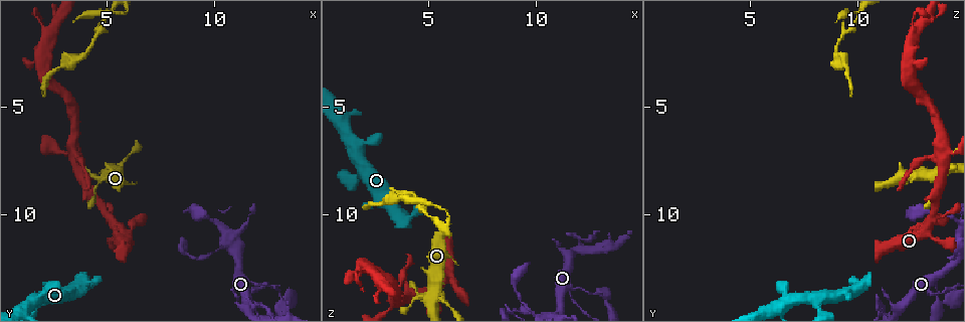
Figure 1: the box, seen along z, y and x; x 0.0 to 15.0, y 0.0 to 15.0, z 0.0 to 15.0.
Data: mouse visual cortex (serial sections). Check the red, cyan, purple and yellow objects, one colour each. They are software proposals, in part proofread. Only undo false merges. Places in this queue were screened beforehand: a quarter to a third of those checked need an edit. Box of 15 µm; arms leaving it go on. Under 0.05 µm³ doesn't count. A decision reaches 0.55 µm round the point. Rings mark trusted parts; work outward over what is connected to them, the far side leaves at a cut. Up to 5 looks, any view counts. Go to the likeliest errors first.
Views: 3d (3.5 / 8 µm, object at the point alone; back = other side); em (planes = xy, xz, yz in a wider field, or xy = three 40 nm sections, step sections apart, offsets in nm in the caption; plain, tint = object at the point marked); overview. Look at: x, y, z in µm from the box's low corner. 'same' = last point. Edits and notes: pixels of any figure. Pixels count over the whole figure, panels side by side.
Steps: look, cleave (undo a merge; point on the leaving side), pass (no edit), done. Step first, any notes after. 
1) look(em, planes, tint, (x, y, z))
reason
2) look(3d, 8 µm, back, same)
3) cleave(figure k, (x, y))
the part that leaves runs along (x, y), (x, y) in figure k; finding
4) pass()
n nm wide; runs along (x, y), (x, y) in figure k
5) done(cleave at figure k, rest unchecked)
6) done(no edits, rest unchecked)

look(3d, 3.5 µm, (11.9, 14.4, 11.1))
abrupt turn

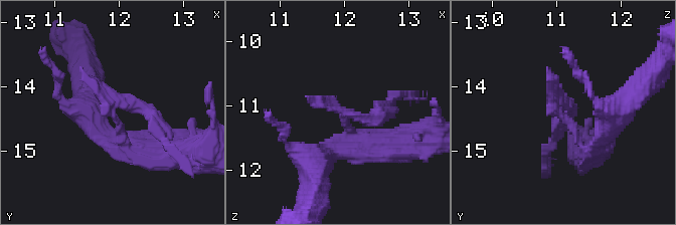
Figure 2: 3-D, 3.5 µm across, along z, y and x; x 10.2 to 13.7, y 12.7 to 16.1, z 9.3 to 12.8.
look(em, xy, step 3, tint, (11.95, 14.25, 11.00))
need the tissue

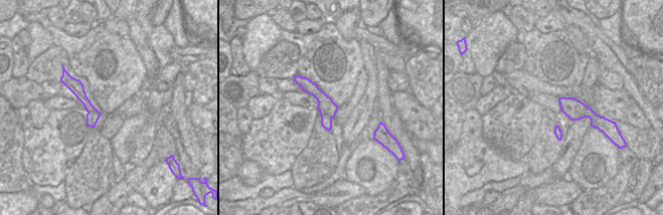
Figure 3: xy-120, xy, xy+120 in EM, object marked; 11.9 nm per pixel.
cleave(figure 2, (377, 117))
the part that leaves runs along (339, 113), (373, 118), (392, 101) in figure 2; a second cell is stuck on

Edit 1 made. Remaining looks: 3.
look(3d, 3.5 µm, (2.3, 1.6, 12.7))
side arm on a straight run

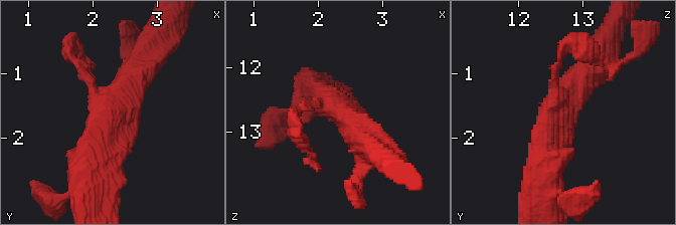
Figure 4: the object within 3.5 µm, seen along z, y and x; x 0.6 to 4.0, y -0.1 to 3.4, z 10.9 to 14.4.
pass()
arms of 150, 450, 600 nm; runs along (90, 181), (105, 125), (139, 69) in figure 4; one cell here

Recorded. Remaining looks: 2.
done(cleave at figure 2, rest unchecked)

